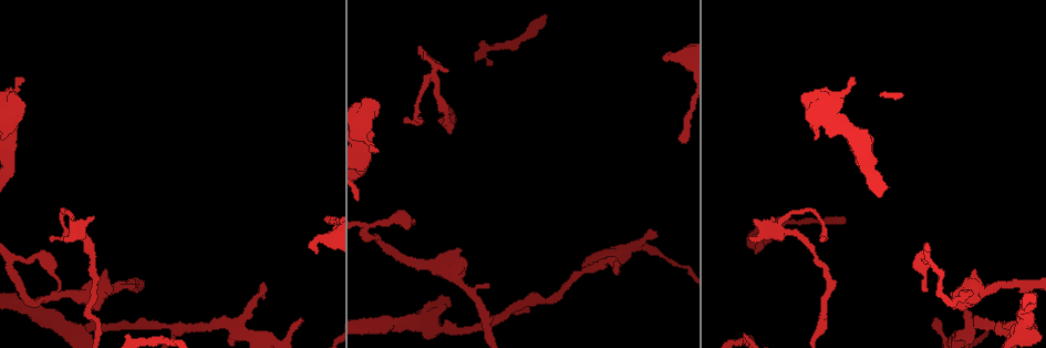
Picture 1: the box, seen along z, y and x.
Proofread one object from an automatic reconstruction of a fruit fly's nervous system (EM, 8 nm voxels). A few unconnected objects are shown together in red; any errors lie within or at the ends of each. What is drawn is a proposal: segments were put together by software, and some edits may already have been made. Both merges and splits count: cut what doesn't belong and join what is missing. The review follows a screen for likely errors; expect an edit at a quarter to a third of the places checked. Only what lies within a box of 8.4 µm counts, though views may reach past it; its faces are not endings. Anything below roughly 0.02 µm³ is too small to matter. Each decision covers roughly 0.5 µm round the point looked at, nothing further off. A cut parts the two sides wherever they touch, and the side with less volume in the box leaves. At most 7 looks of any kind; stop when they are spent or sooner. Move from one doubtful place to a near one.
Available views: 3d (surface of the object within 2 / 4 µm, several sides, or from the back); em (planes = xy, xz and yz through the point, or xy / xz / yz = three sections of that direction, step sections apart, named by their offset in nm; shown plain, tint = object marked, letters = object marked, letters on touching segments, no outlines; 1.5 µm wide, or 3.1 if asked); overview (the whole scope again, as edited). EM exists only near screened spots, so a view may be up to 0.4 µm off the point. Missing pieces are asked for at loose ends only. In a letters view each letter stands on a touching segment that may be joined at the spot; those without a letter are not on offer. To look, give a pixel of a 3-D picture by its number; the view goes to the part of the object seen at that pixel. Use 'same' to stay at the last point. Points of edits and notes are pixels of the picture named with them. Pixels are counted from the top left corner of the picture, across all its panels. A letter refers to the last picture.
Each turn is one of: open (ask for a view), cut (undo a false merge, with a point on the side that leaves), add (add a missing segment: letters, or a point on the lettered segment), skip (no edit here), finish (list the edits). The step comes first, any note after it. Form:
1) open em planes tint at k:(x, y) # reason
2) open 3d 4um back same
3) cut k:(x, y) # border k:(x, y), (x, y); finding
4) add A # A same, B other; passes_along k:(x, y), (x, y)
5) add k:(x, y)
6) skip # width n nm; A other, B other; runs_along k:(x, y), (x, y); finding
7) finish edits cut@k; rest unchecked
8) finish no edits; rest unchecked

open em planes letters at 1:(70, 219) # tapers out

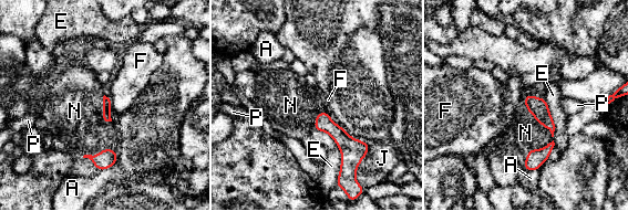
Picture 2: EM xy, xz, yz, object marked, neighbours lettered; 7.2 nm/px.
add N # A other, E other, F other, J other, N same, P other; passes_along 2:(537, 107), (534, 116), (525, 133); the neuron continues

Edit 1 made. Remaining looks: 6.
open overview

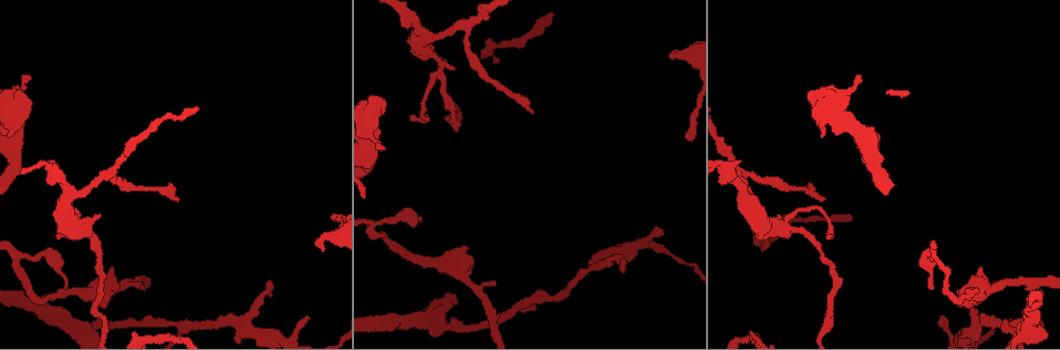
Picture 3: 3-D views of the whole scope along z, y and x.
open em planes tint at 3:(677, 53) # branch stops here

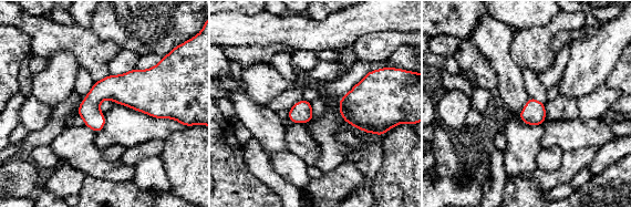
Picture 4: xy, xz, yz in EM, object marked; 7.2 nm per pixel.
open em planes letters same # what lies round it

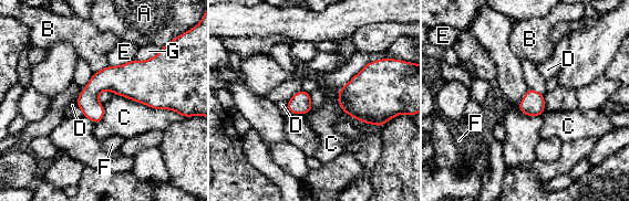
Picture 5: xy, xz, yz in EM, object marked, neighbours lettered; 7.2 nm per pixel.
skip # longest_contact C 480 nm; A other, B other, C other, D other, E other, F other, G other; border 5:(114, 93), (177, 113); no lettered segment goes on from it

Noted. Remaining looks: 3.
open em yz step 8 letters at 3:(624, 259) # an open end

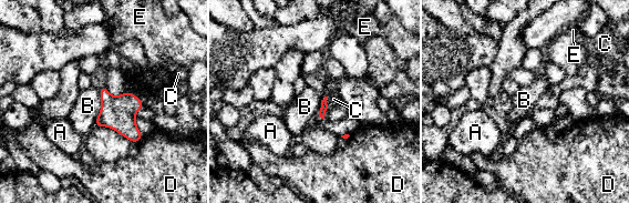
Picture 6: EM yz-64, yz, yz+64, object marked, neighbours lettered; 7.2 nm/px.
skip # A other, B other, C other, D other, E other; no lettered segment goes on from it

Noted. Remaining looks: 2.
finish edits add@2; rest unchecked

